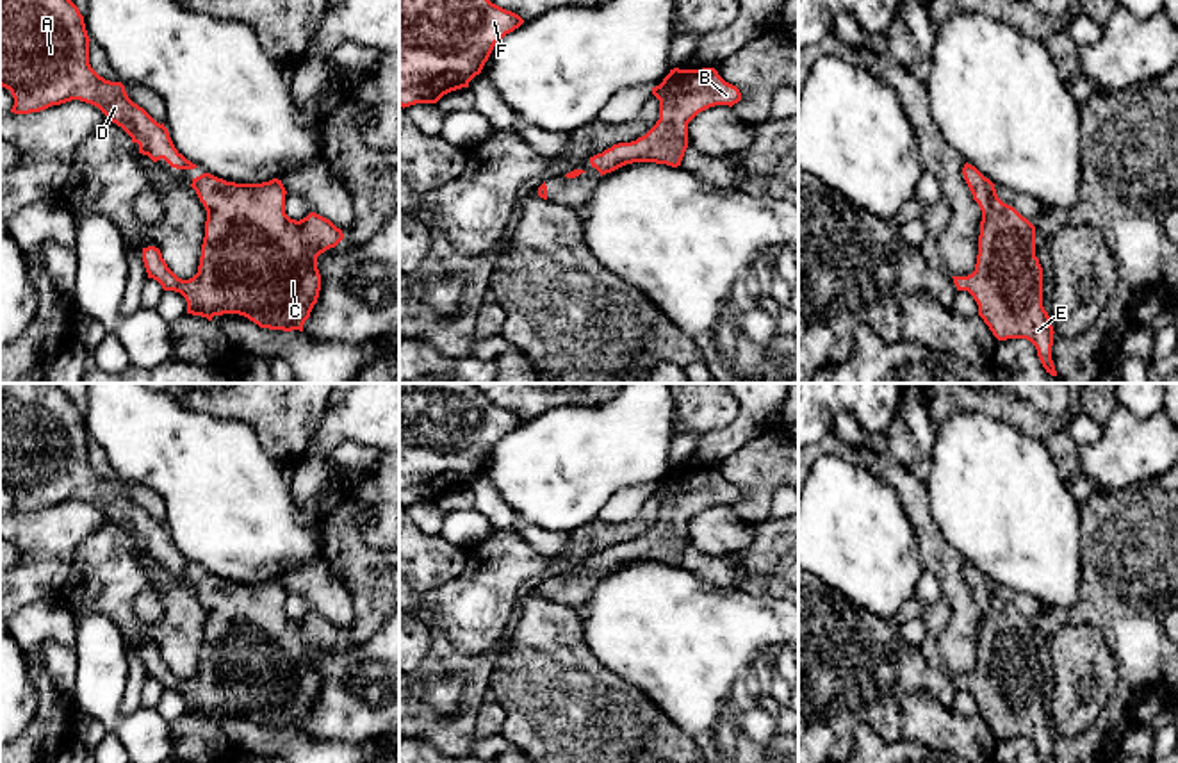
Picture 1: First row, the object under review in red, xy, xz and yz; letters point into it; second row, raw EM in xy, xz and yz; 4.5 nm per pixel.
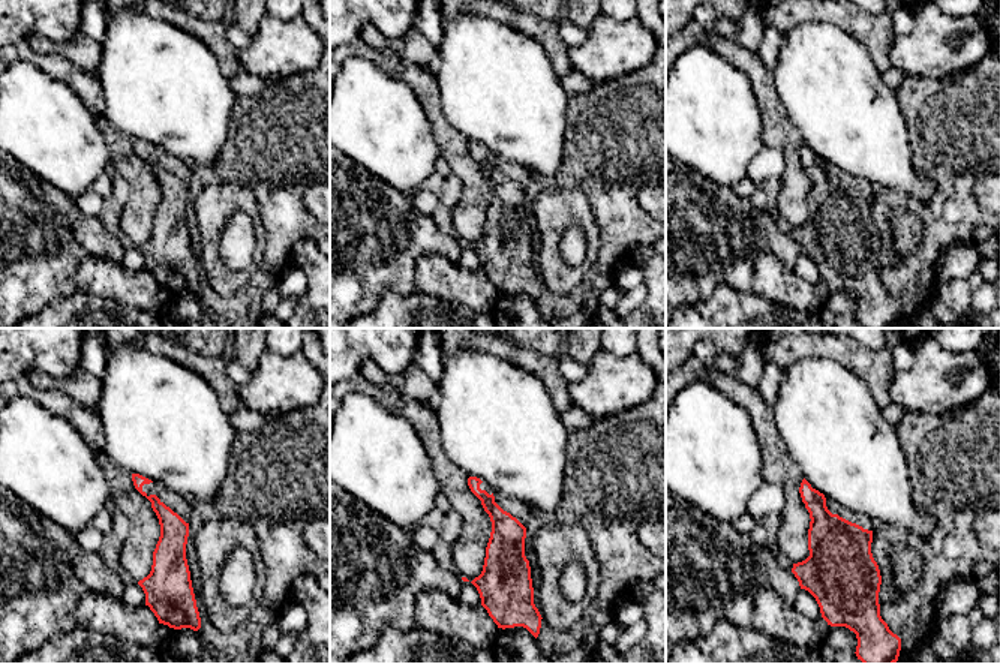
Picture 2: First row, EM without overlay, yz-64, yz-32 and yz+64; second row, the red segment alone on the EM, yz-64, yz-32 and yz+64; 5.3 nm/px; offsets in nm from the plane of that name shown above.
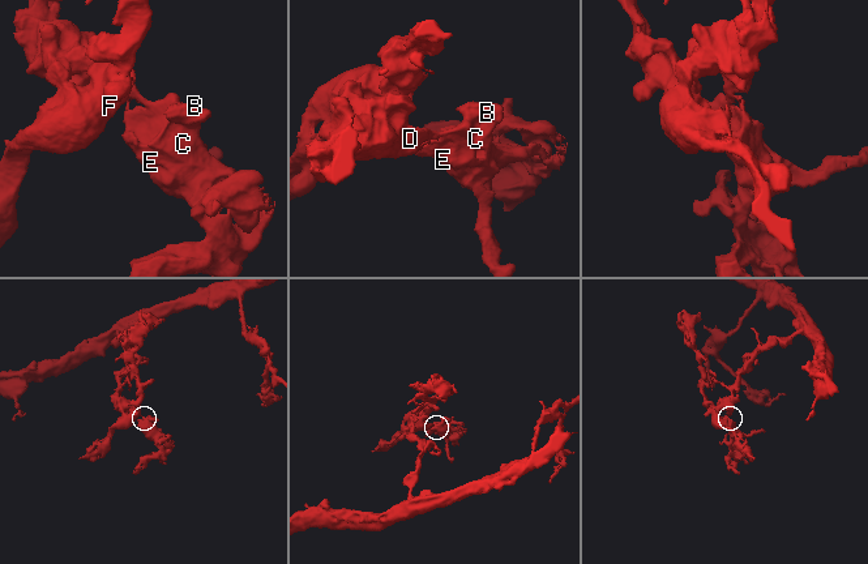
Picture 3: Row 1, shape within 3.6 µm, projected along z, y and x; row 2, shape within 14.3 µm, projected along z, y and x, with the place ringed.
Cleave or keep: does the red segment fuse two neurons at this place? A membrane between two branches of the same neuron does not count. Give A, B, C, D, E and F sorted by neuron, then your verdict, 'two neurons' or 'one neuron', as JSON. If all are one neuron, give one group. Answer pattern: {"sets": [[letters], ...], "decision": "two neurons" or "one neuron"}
{"sets": [["A", "B", "C", "D", "E", "F"]], "decision": "one neuron"}

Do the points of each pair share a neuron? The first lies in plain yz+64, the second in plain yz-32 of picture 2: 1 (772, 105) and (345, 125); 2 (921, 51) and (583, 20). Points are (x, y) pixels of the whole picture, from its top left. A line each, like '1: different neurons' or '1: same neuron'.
1: different neurons
2: different neurons

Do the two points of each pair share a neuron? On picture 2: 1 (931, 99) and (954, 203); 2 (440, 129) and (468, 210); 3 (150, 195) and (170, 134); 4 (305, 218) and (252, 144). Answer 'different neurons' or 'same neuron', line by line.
1: same neuron
2: same neuron
3: different neurons
4: same neuron

